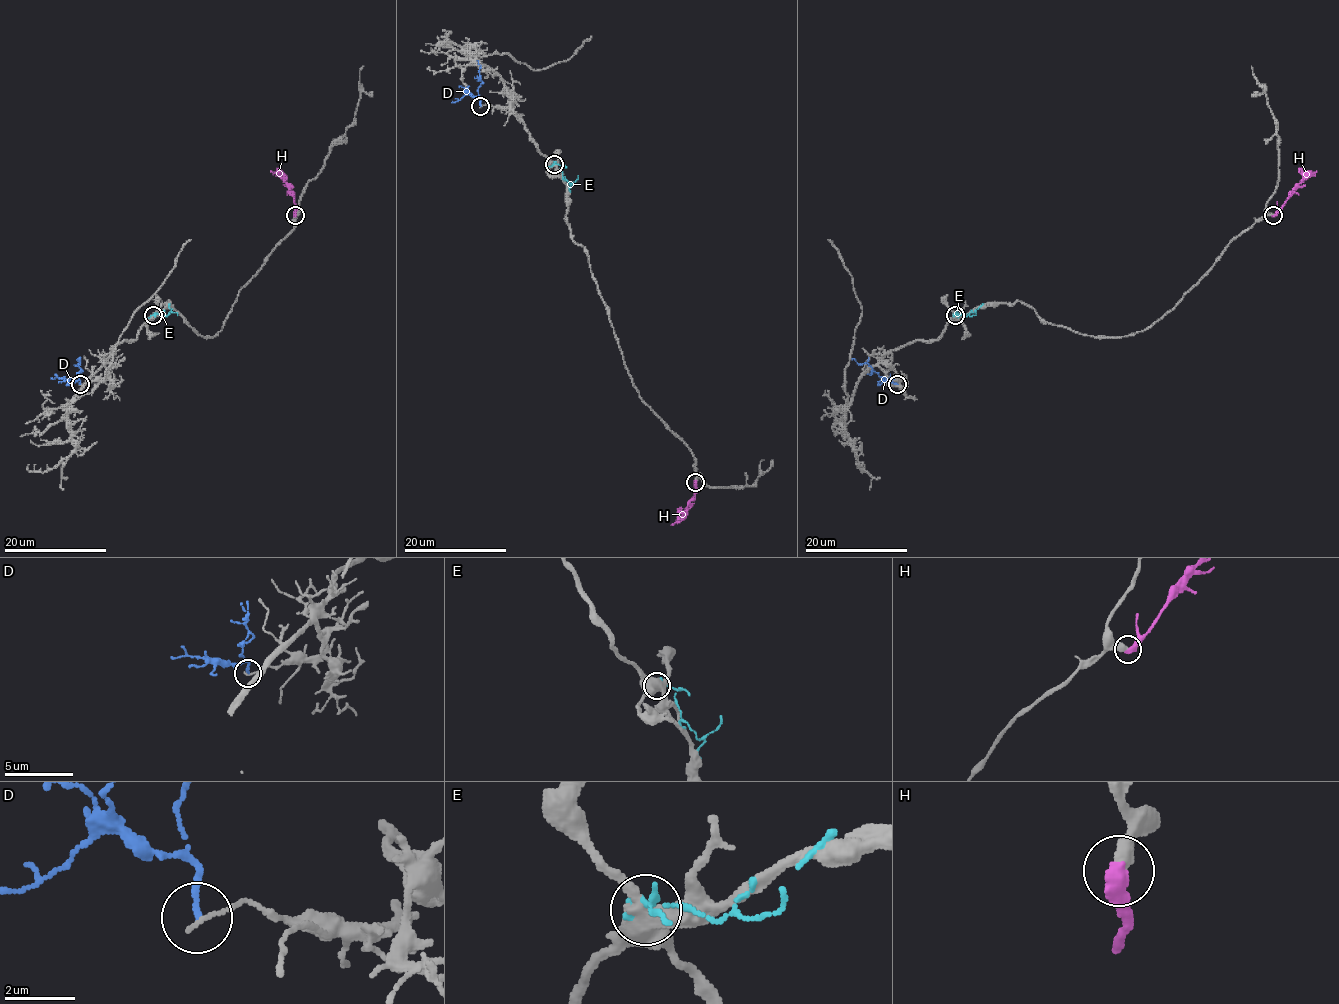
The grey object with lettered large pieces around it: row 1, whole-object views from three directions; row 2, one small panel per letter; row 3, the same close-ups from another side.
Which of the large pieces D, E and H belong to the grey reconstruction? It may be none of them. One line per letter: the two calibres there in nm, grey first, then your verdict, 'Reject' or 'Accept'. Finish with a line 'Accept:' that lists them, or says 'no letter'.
D: Thickness 120 nm (grey) against 160 nm. Reject
E: Thickness 500 nm (grey) against 300 nm. Reject
H: Thickness 400 nm (grey) against 480 nm. Reject
Accept: no letter

